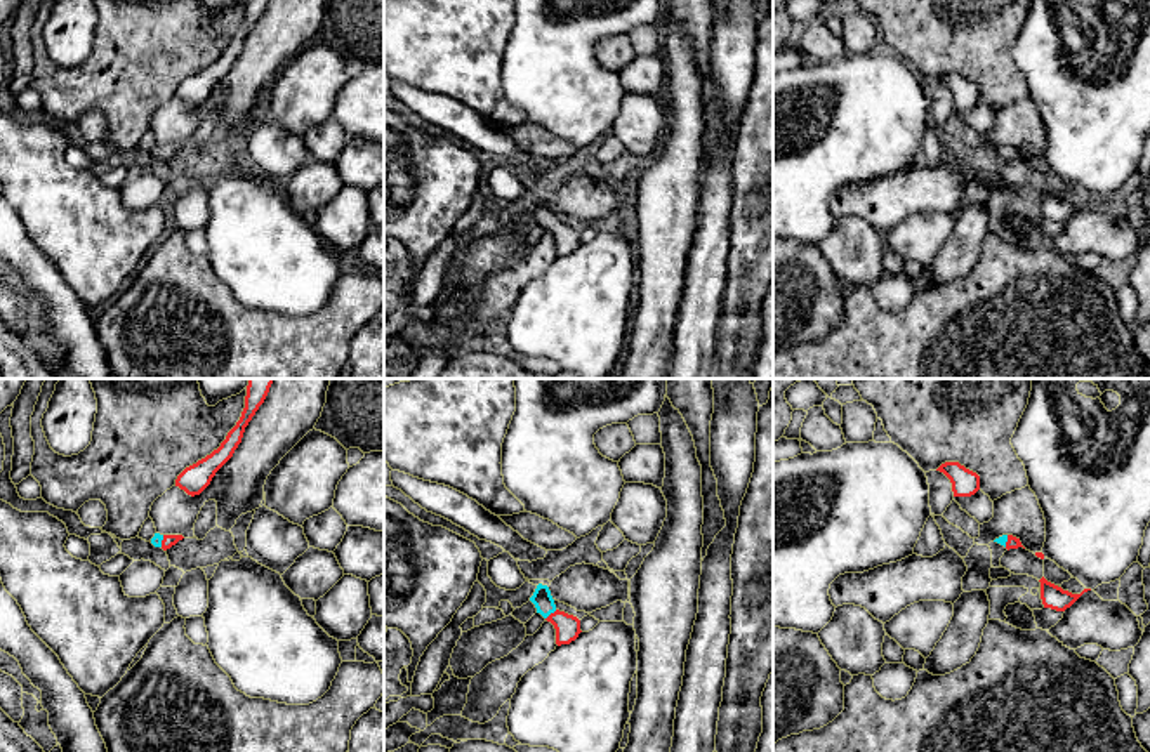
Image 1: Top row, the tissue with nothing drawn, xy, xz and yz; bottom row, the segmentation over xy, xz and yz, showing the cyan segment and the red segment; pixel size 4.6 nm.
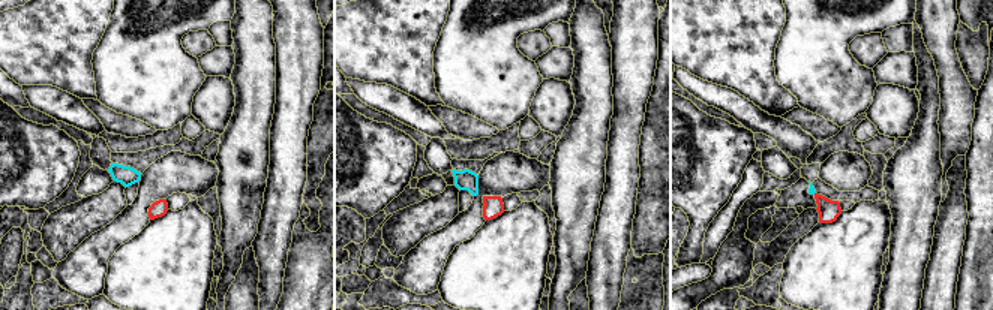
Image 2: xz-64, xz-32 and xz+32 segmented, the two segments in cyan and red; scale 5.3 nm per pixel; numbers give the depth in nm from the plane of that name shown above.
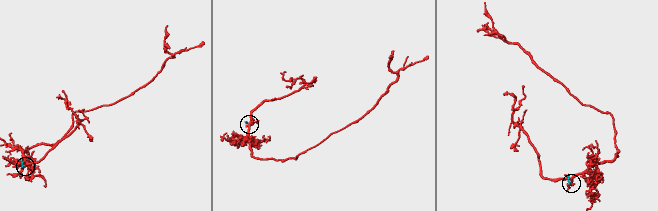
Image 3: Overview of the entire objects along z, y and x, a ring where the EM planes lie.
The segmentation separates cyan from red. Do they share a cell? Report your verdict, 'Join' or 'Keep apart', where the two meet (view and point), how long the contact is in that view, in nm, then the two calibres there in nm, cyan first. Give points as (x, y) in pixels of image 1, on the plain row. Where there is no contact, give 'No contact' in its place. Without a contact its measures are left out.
Join. Touches cyan at xz (551, 223). Shared border 70 nm. Thickness 90 nm (cyan) against 110 nm

